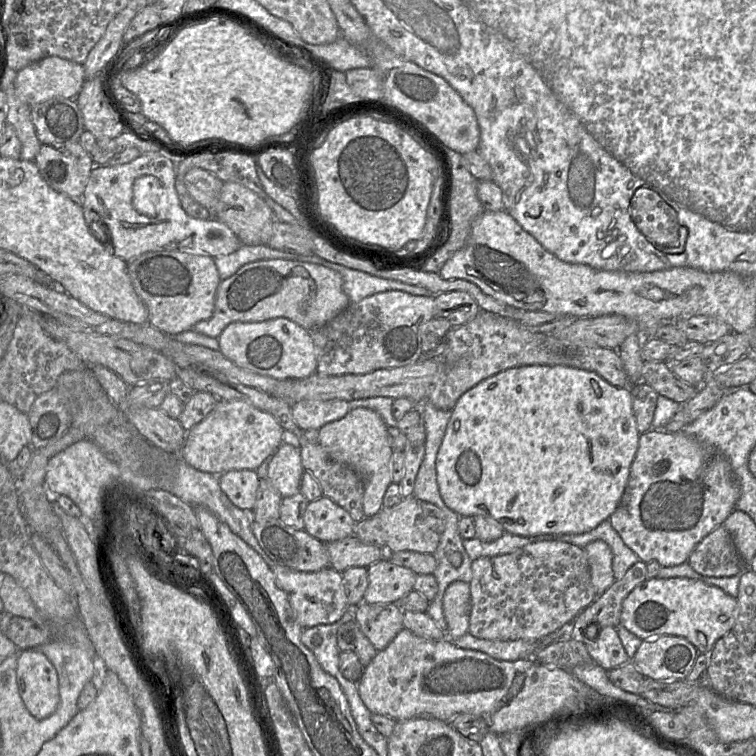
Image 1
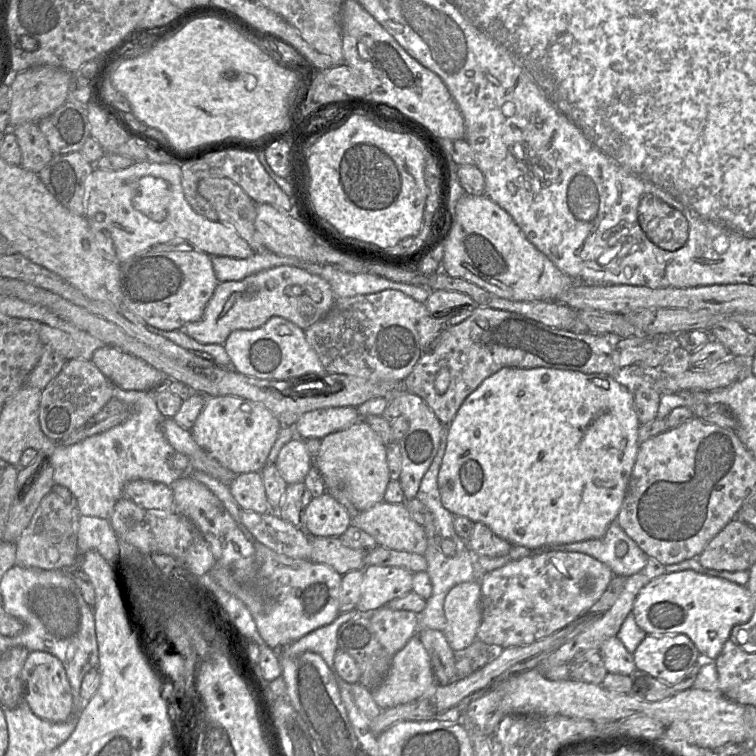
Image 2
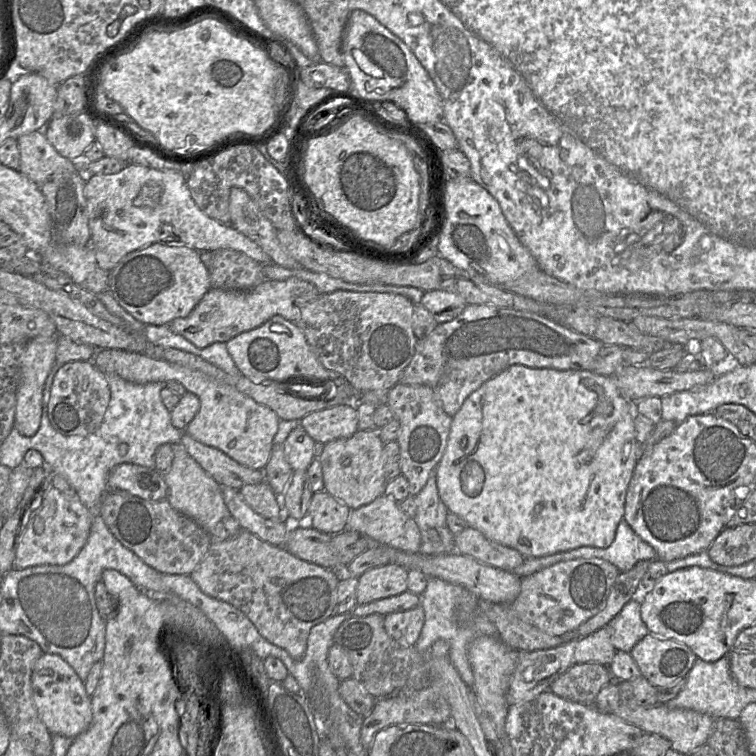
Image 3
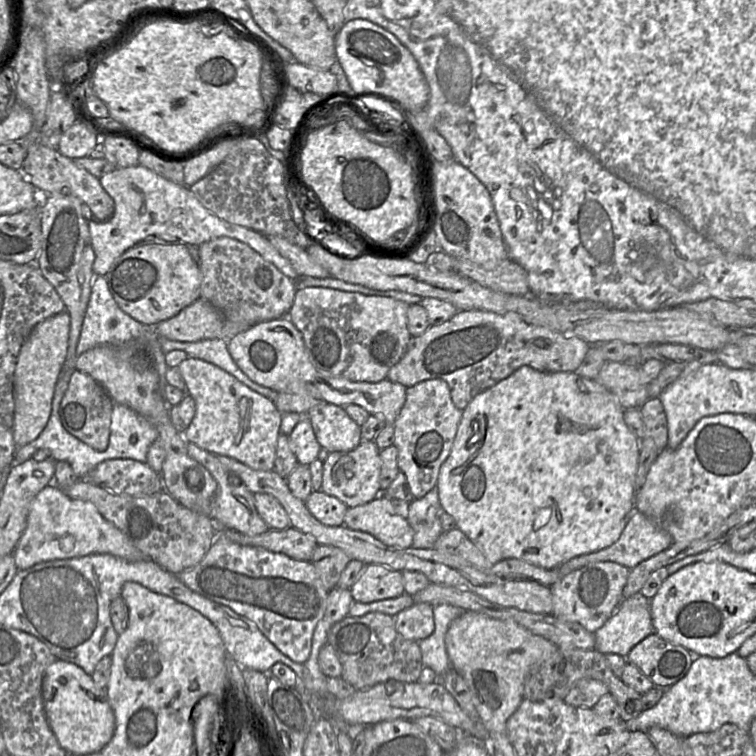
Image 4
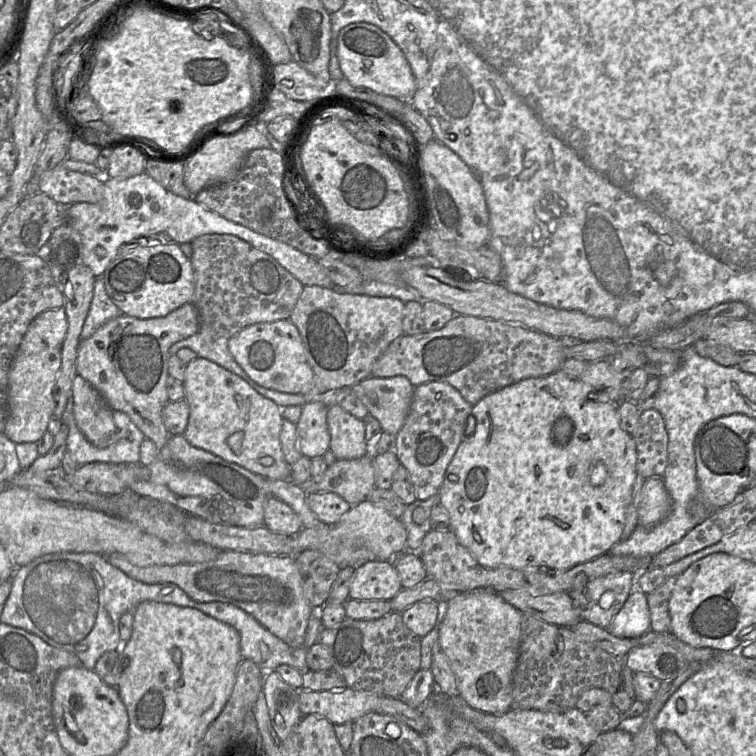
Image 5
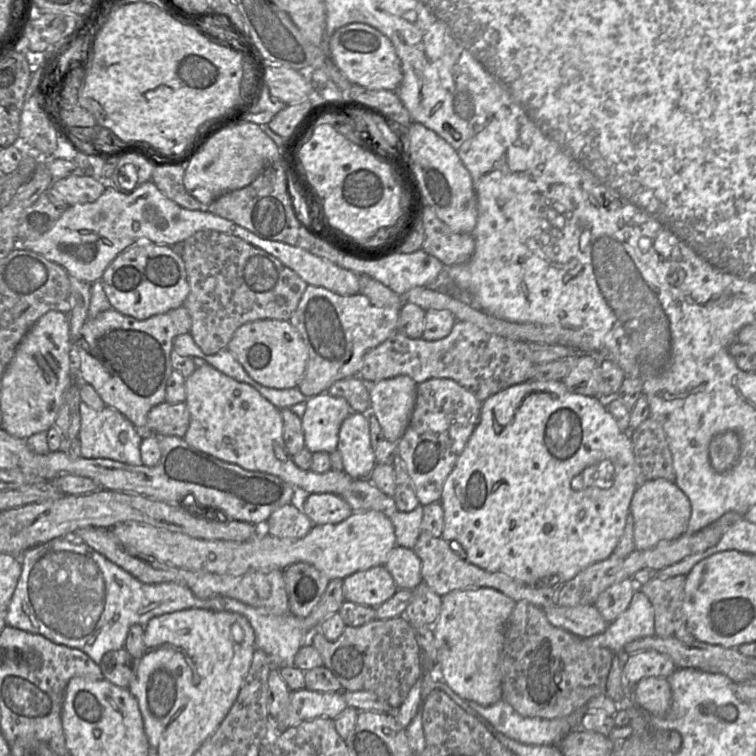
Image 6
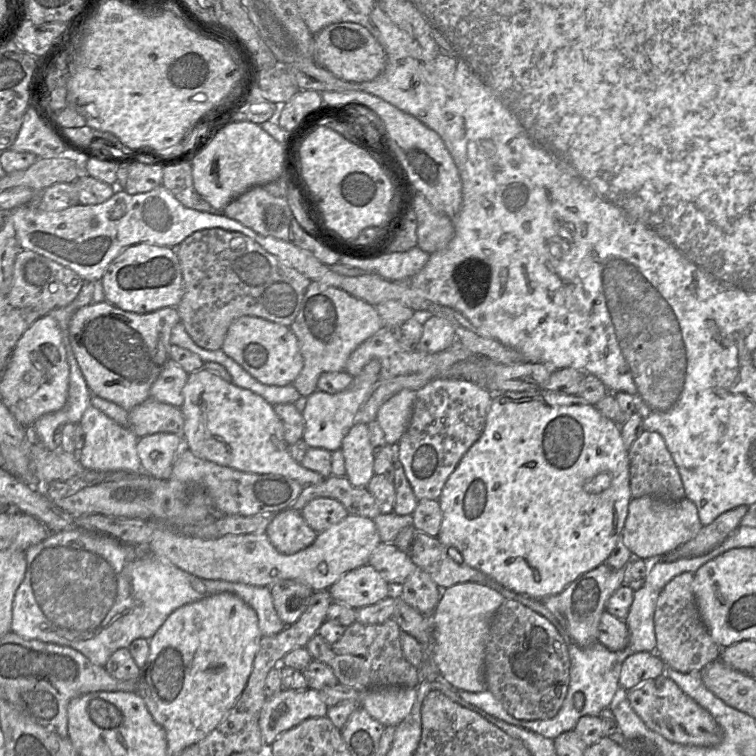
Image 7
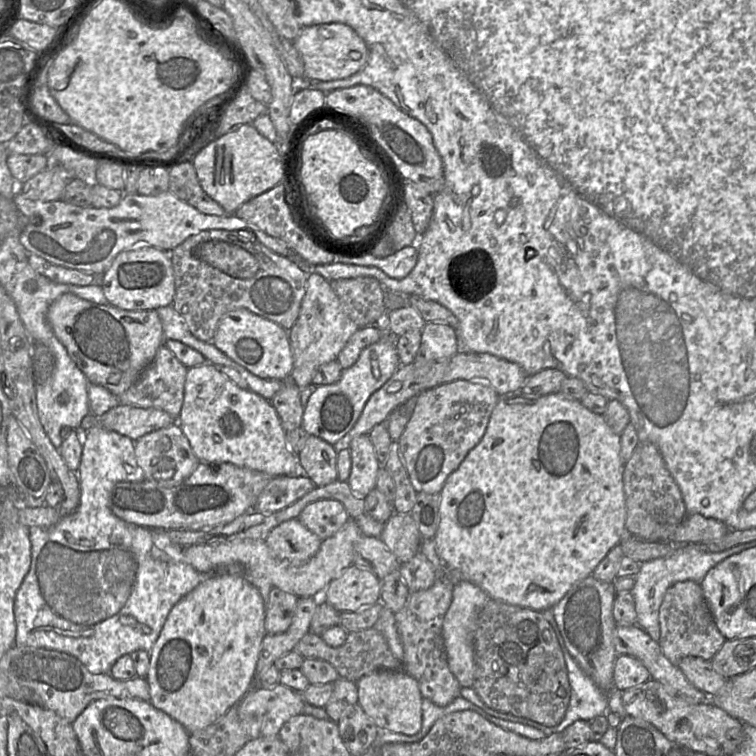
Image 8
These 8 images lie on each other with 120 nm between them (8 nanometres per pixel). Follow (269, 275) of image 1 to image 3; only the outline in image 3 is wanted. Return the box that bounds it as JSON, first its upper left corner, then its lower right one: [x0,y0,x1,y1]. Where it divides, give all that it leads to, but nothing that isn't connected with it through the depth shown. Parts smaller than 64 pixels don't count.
[168,277,319,348]

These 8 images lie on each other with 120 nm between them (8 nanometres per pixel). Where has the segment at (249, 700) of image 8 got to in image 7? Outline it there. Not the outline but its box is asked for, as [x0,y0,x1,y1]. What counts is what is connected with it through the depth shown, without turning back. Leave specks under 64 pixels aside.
[259,689,328,746]

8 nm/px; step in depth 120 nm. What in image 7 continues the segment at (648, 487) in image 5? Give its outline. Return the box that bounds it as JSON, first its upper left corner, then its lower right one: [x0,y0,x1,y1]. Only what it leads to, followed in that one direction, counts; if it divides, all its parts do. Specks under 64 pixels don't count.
[622,496,702,561]

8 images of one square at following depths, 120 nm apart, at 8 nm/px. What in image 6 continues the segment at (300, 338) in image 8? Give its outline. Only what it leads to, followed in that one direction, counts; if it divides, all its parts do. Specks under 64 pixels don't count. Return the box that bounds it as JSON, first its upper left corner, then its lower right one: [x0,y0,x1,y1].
[289,285,400,398]

